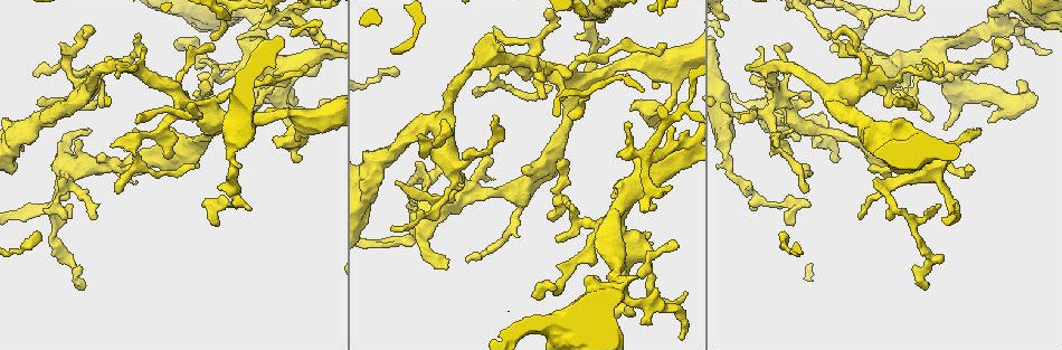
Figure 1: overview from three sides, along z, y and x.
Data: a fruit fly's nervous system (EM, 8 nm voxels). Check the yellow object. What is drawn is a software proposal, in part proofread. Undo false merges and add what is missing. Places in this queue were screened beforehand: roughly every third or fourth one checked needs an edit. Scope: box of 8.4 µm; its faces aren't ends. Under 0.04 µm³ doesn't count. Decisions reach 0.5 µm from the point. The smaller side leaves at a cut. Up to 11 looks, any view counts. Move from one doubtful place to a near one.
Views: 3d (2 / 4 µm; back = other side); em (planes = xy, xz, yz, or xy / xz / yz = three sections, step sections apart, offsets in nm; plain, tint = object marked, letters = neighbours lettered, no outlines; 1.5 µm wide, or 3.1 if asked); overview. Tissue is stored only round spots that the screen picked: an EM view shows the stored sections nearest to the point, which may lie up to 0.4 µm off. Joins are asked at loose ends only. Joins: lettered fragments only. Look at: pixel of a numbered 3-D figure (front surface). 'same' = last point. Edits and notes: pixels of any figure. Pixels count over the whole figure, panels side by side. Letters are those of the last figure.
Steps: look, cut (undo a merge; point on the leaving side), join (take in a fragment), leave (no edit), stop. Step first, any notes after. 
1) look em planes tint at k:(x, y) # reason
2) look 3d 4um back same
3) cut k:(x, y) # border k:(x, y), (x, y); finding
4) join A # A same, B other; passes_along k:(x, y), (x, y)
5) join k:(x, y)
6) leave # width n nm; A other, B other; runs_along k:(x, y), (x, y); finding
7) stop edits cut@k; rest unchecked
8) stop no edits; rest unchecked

look em planes tint at 1:(1036, 96) # branch stops here

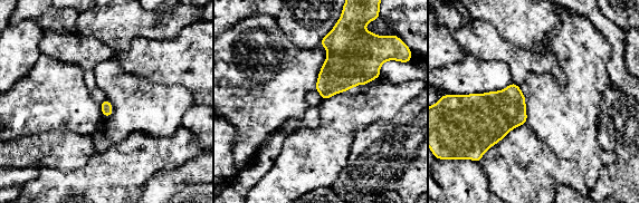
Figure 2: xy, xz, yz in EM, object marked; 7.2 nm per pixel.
look em planes letters same

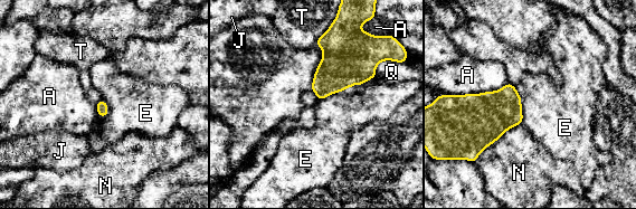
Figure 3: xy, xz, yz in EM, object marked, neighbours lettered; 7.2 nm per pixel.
leave # A other, E other, J other, N other, Q other, T other; border 3:(349, 87), (318, 101); none of them fits

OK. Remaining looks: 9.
look em planes tint at 1:(868, 54) # calibre changes

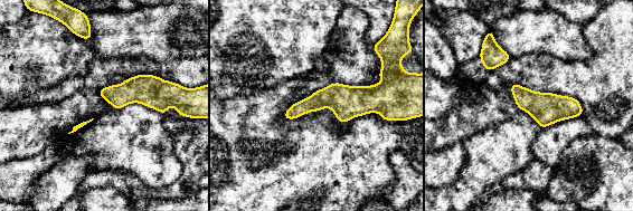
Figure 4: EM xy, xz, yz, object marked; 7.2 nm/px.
look em planes letters same

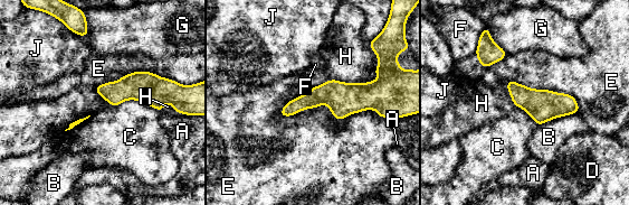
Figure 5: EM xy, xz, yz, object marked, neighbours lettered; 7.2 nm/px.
leave # width 160 nm; A other, B other, C other, D other, E other, F other, G other, H other, J other; runs_along 5:(379, 100), (313, 98), (284, 113); continuous, no second cell

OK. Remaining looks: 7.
look em planes letters at 1:(558, 241) # tapers out

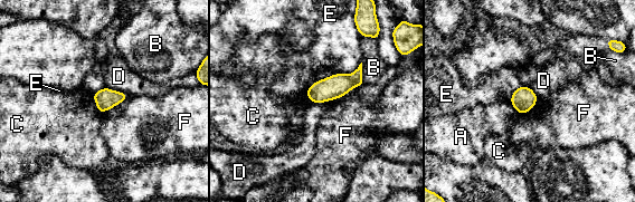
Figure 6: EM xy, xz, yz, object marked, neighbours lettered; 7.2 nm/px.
leave # A other, B other, C other, D other, E other, F other; border 6:(92, 94), (96, 108), (101, 113); no lettered fragment goes on from it

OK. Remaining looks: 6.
look em xy step 8 letters at 1:(923, 283)

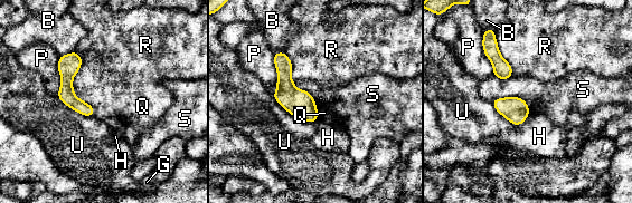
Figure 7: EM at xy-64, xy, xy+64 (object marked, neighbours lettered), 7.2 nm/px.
leave # B other, G other, H other, P other, Q other, R other, S other, U other; border 7:(492, 100), (520, 97), (530, 109); no lettered fragment goes on from it

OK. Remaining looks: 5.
look 3d 2um at 1:(418, 173)

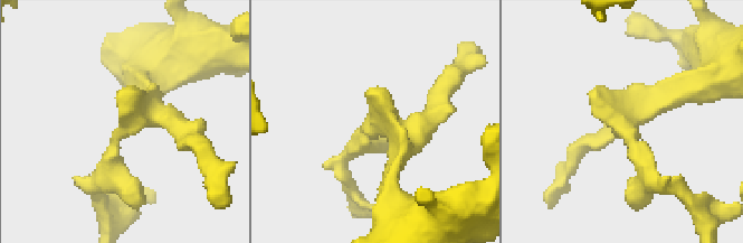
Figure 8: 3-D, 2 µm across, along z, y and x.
look em planes letters at 8:(631, 133) # now the EM

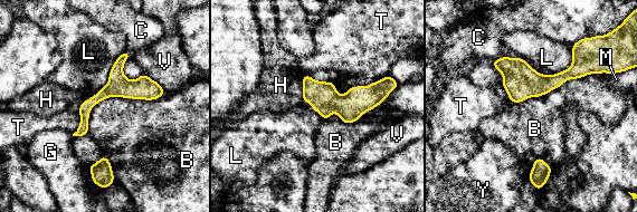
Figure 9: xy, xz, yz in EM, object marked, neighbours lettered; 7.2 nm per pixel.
leave # B other, C other, G other, H other, L other, M other, T other, V other, Y other; runs_along 9:(151, 94), (105, 92), (84, 109), (78, 133); one cell here

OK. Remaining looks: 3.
stop no edits; rest unchecked

